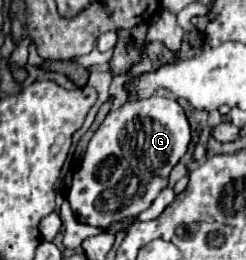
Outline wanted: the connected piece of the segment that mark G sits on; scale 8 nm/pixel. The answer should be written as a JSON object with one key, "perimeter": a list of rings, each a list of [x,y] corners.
{"perimeter":[[[151,96],[141,102],[127,102],[119,110],[109,112],[99,130],[93,134],[79,172],[73,176],[67,200],[79,222],[101,226],[111,234],[127,230],[139,212],[151,206],[157,194],[167,186],[171,168],[181,160],[191,142],[191,128],[183,108],[177,100],[165,96]]]}

